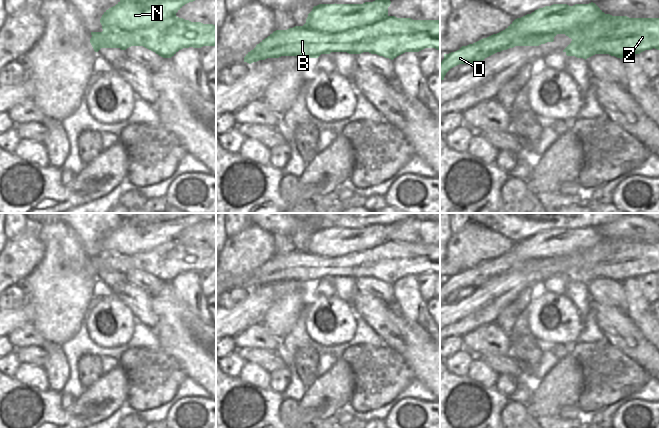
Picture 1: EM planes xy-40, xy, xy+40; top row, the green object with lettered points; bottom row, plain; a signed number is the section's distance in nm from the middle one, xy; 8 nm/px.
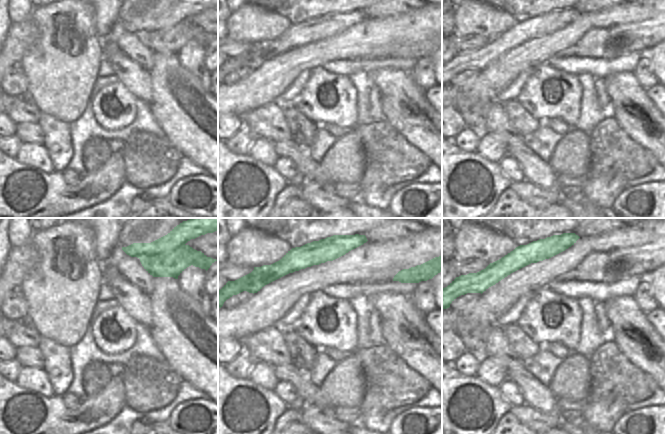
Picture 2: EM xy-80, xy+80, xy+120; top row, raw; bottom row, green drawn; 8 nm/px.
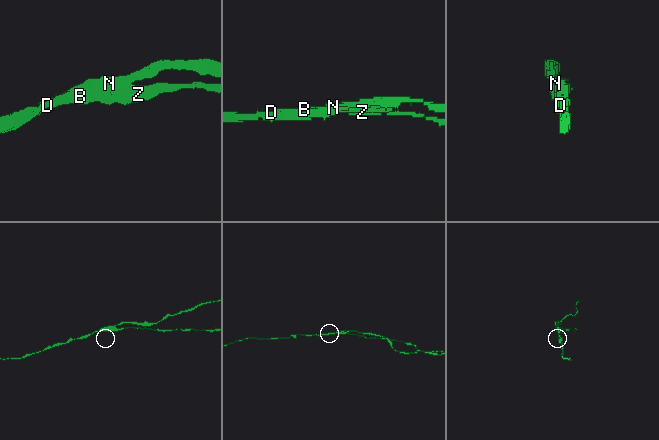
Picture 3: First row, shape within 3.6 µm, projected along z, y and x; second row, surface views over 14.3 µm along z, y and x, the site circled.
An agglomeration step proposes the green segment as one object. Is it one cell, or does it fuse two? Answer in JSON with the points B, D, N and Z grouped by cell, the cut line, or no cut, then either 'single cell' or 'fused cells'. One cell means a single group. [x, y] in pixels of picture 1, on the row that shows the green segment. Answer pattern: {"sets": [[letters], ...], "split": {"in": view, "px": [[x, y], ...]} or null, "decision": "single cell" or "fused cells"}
{"sets": [["B", "D", "N"], ["Z"]], "split": {"in": "xy-40", "px": [[175, 15], [146, 27], [132, 29], [132, 40], [120, 48]]}, "decision": "fused cells"}

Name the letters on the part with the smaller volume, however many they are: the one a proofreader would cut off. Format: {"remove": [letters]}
{"remove": ["Z"]}

